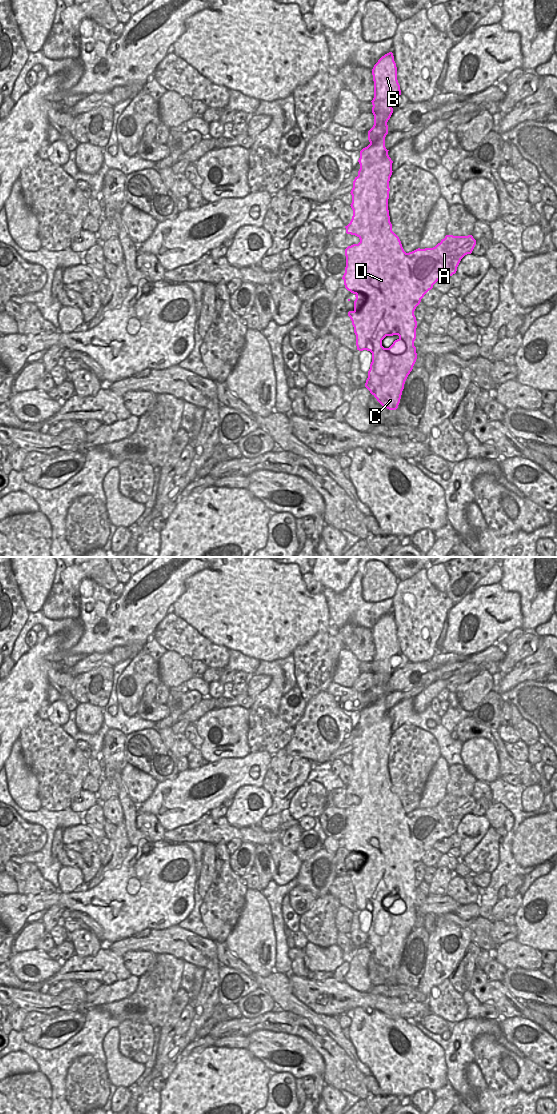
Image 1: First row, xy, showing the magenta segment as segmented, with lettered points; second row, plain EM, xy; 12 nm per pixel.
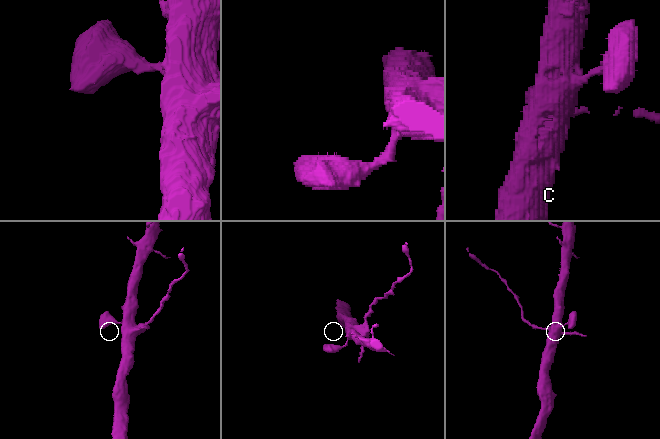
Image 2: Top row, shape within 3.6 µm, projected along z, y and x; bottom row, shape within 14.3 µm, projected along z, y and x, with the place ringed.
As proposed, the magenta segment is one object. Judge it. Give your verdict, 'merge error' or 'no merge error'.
merge error

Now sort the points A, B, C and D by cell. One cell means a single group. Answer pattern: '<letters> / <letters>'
A / B C D

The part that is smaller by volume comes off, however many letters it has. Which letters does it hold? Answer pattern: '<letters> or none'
A

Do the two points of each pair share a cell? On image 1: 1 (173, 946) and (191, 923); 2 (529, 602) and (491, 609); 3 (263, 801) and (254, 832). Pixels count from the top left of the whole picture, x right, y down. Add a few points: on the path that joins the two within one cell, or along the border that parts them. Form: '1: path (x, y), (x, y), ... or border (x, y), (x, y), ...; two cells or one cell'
1: border (178, 925), (208, 938); two cells
2: border (503, 589), (516, 592), (520, 597), (521, 627); two cells
3: border (258, 824), (233, 826); two cells

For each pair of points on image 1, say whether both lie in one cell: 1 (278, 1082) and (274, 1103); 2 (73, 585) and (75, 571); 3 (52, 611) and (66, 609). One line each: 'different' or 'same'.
1: same
2: same
3: same

